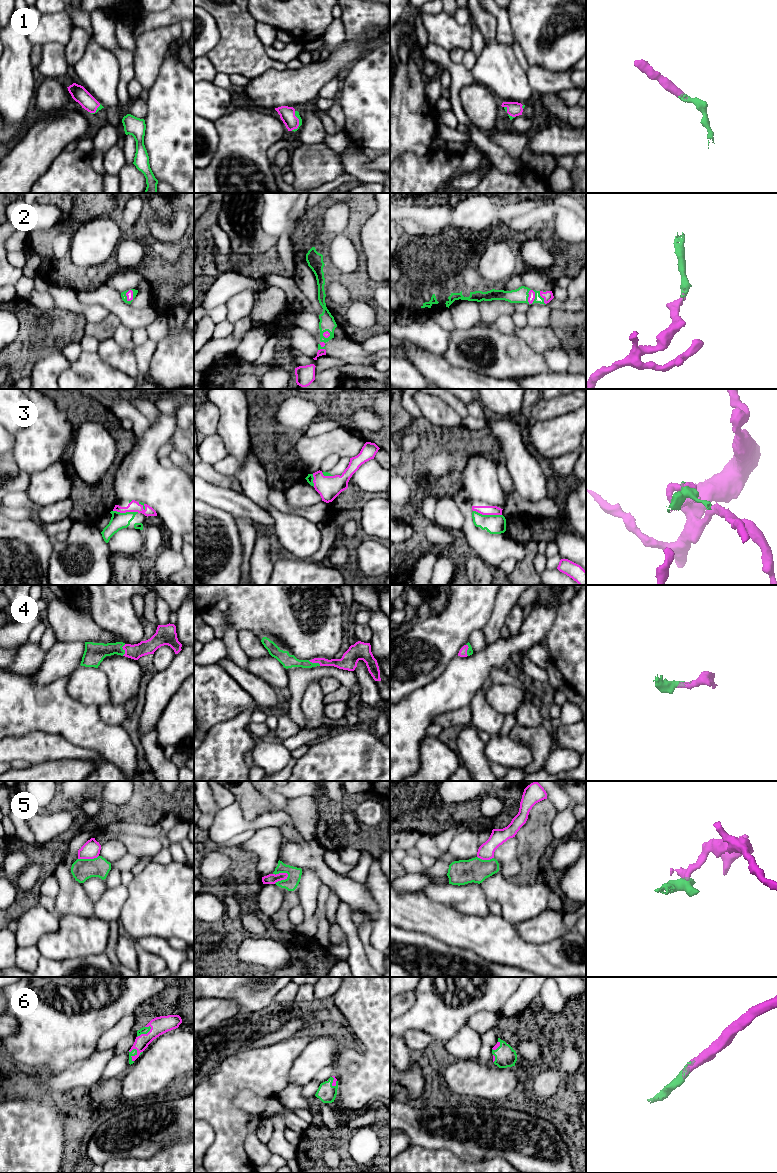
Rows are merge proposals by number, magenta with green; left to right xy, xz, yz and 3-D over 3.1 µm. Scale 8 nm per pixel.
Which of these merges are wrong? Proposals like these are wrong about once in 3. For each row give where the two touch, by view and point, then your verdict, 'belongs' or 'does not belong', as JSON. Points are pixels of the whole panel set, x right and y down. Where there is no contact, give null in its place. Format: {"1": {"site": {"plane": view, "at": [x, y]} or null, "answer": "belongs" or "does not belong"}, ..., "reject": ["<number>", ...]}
{"1": {"site": {"plane": "xz", "at": [298, 122]}, "answer": "belongs"}, "2": {"site": {"plane": "yz", "at": [528, 297]}, "answer": "belongs"}, "3": {"site": {"plane": "yz", "at": [487, 514]}, "answer": "does not belong"}, "4": {"site": {"plane": "xy", "at": [123, 649]}, "answer": "belongs"}, "5": {"site": {"plane": "xz", "at": [281, 879]}, "answer": "does not belong"}, "6": {"site": {"plane": "xy", "at": [135, 1055]}, "answer": "belongs"}, "reject": ["3", "5"]}

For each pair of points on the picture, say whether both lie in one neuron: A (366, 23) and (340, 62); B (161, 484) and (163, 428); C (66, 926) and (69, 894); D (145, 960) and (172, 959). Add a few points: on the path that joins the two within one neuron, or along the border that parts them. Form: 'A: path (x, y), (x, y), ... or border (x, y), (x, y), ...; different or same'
A: border (378, 36), (376, 38), (346, 41); different
B: path (151, 470), (151, 442); same
C: border (53, 913), (58, 917), (71, 914), (90, 917); different
D: border (142, 948), (159, 955), (167, 966); different

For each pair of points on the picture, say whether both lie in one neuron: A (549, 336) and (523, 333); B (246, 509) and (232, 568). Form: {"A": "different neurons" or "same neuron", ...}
{"A": "same neuron", "B": "different neurons"}

